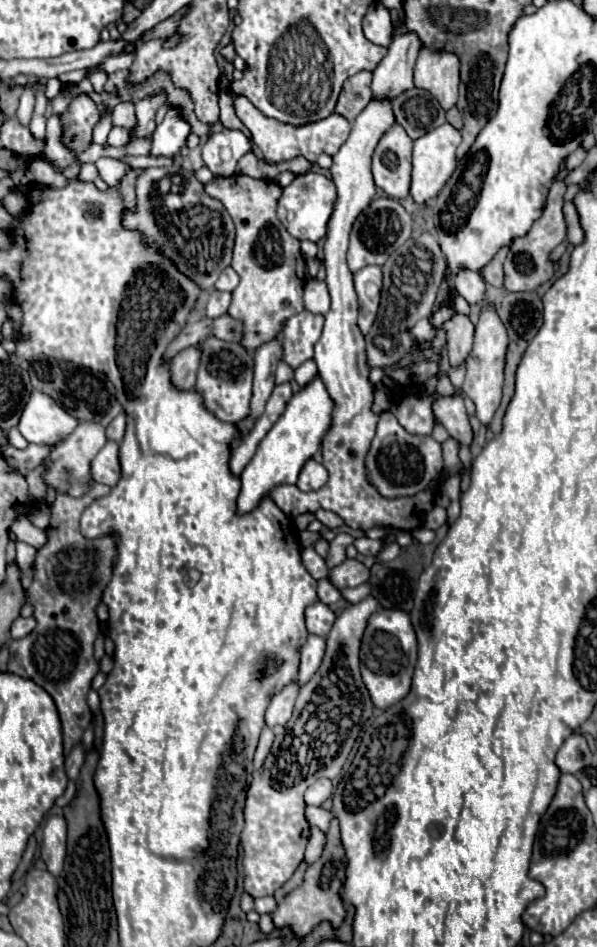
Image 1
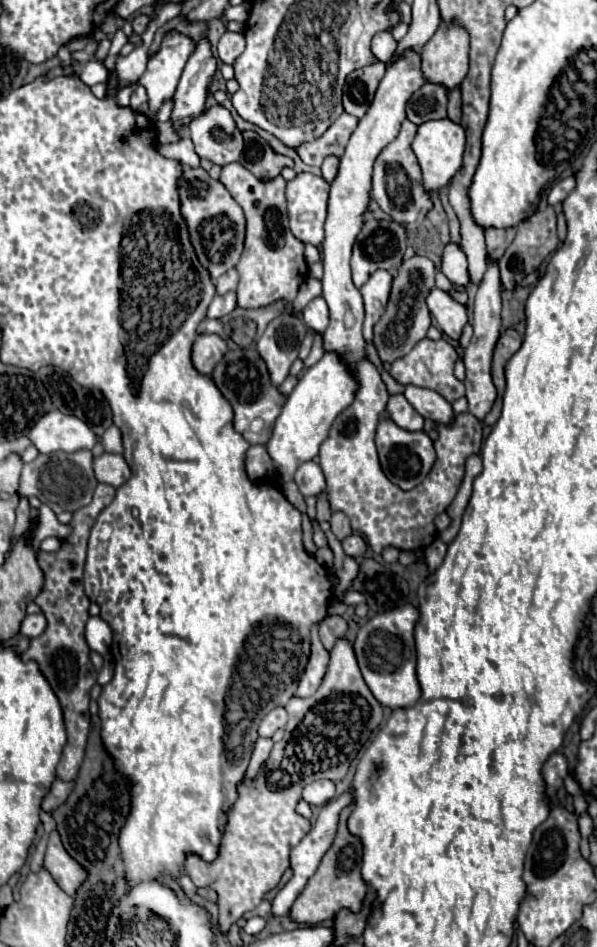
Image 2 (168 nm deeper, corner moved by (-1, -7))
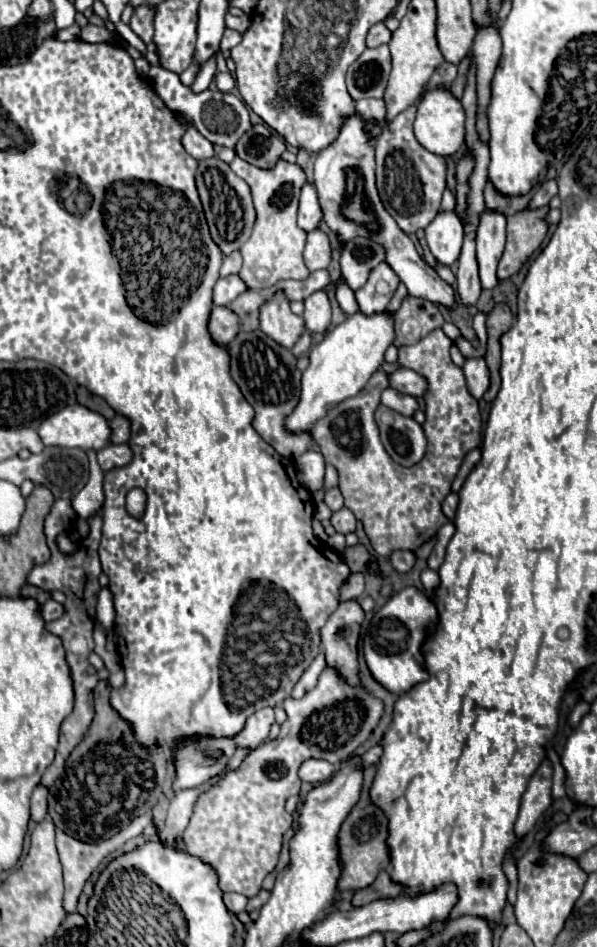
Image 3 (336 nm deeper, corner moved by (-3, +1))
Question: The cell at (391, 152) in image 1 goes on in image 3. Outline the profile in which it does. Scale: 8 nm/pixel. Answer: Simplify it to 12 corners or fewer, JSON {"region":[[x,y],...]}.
{"region":[[416,106],[382,126],[376,186],[414,234],[440,210],[446,158],[412,132]]}

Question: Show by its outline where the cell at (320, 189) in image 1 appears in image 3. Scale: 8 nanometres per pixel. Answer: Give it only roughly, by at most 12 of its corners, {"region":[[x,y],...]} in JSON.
{"region":[[302,188],[298,226],[306,232],[318,228],[322,210],[316,188]]}

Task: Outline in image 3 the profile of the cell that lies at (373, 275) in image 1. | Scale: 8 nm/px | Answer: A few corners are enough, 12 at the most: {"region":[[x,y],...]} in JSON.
{"region":[[386,262],[356,292],[364,314],[384,310],[400,280]]}

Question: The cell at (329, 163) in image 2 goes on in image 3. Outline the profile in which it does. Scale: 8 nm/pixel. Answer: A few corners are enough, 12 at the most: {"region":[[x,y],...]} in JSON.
{"region":[[356,112],[314,162],[338,242],[370,236],[410,296],[454,290],[384,210],[370,118]]}

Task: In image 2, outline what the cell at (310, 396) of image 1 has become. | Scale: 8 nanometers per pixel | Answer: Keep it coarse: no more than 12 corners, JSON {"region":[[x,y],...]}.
{"region":[[336,354],[304,372],[266,450],[278,482],[318,456],[358,386]]}

